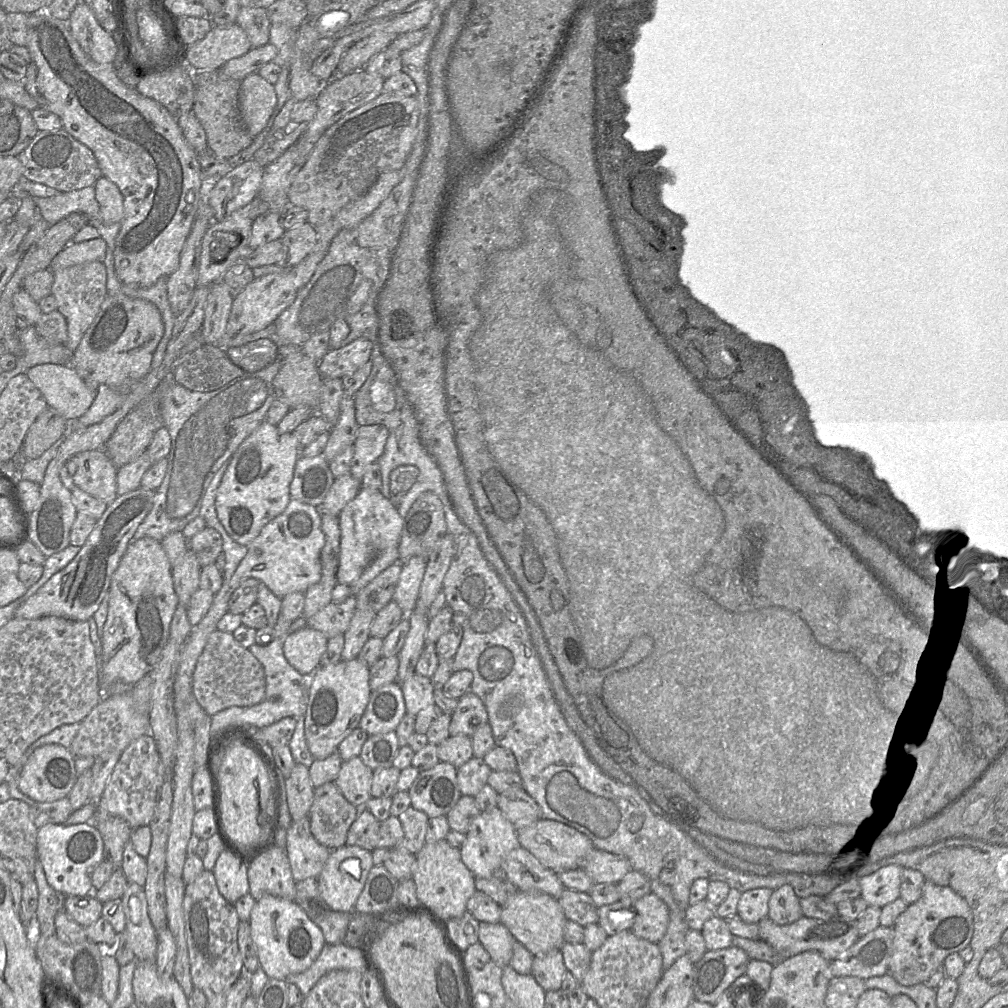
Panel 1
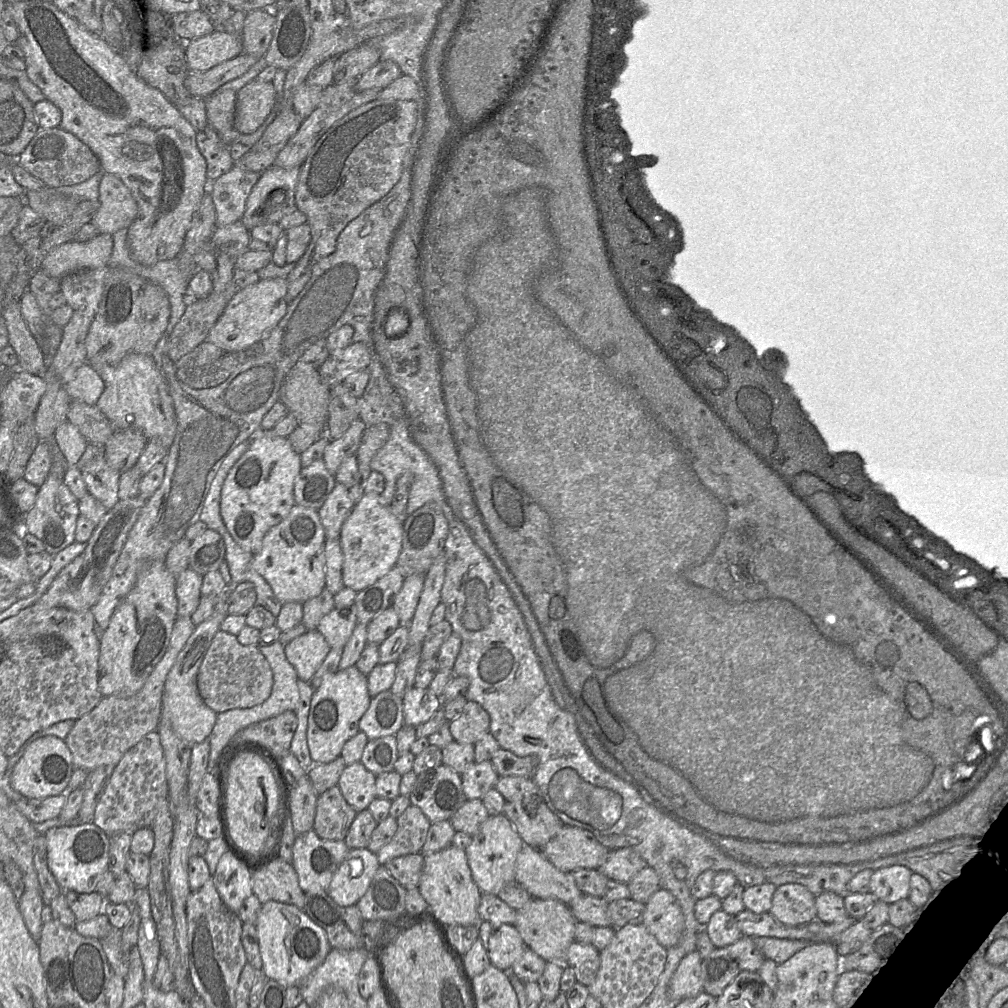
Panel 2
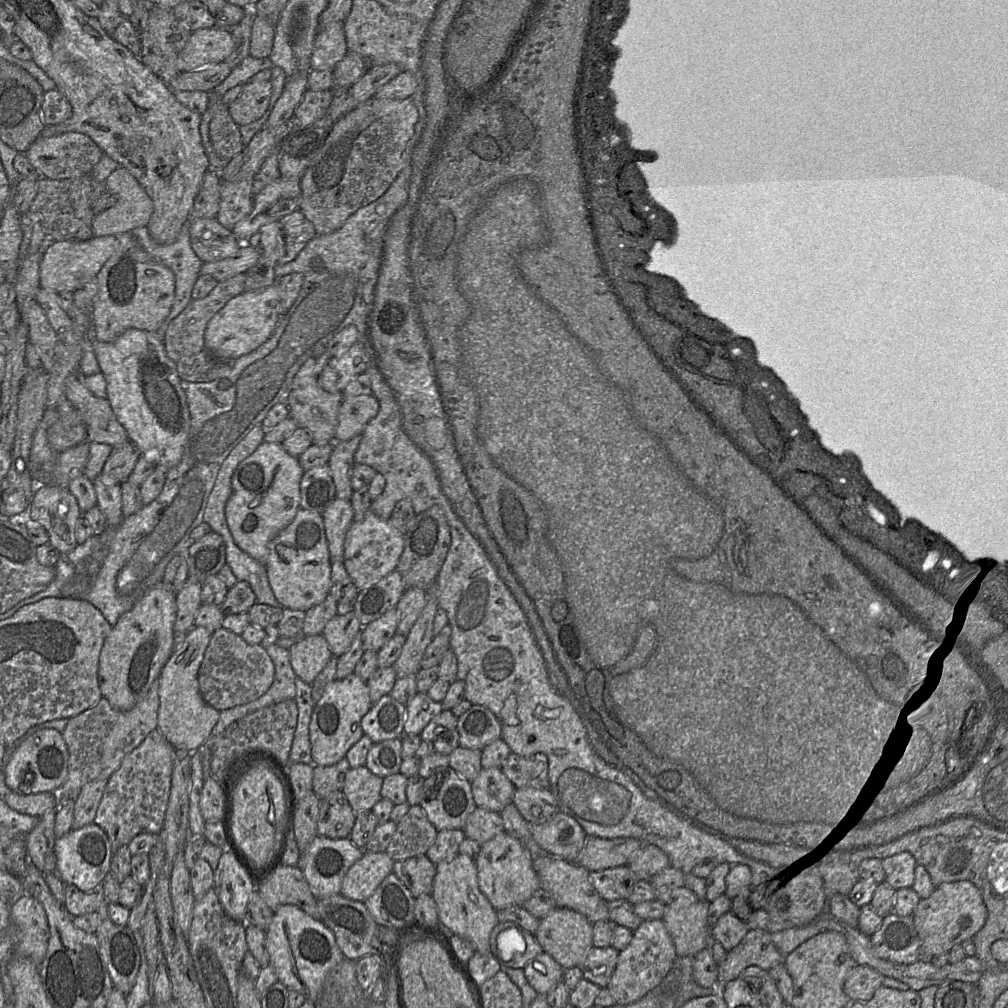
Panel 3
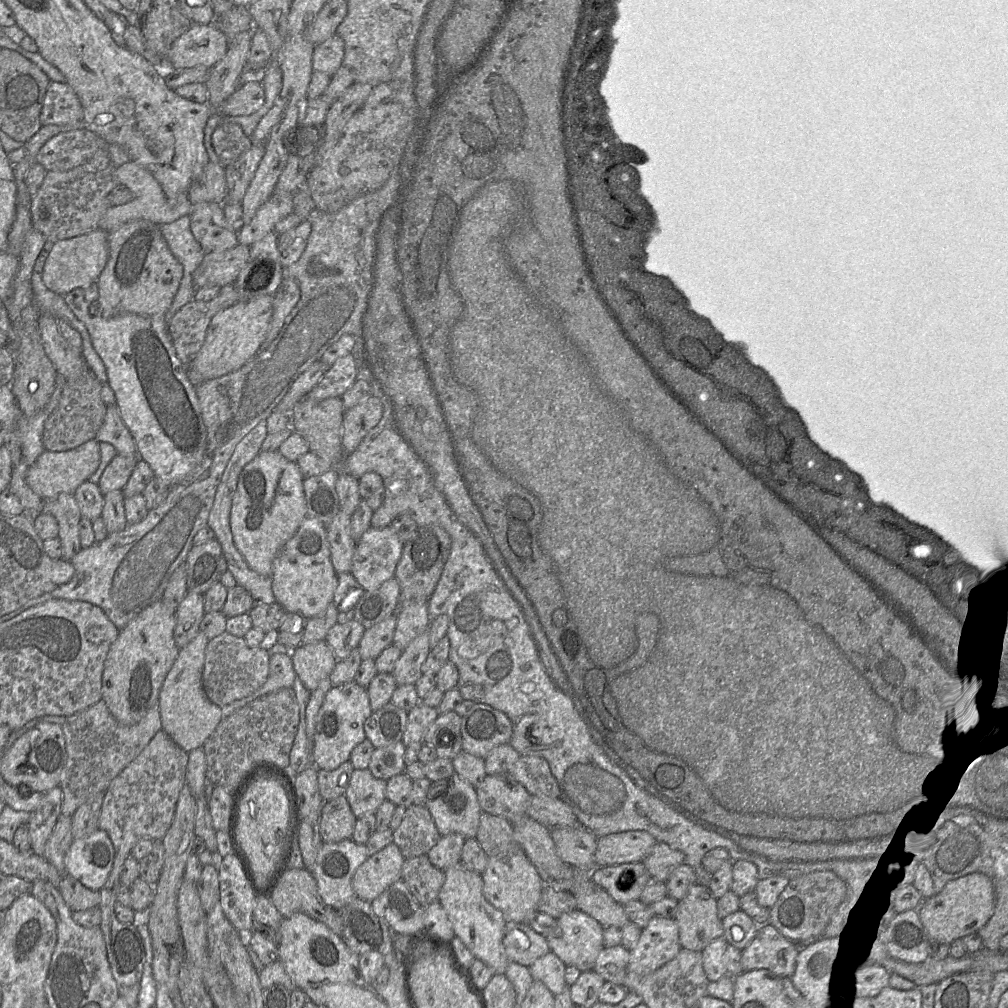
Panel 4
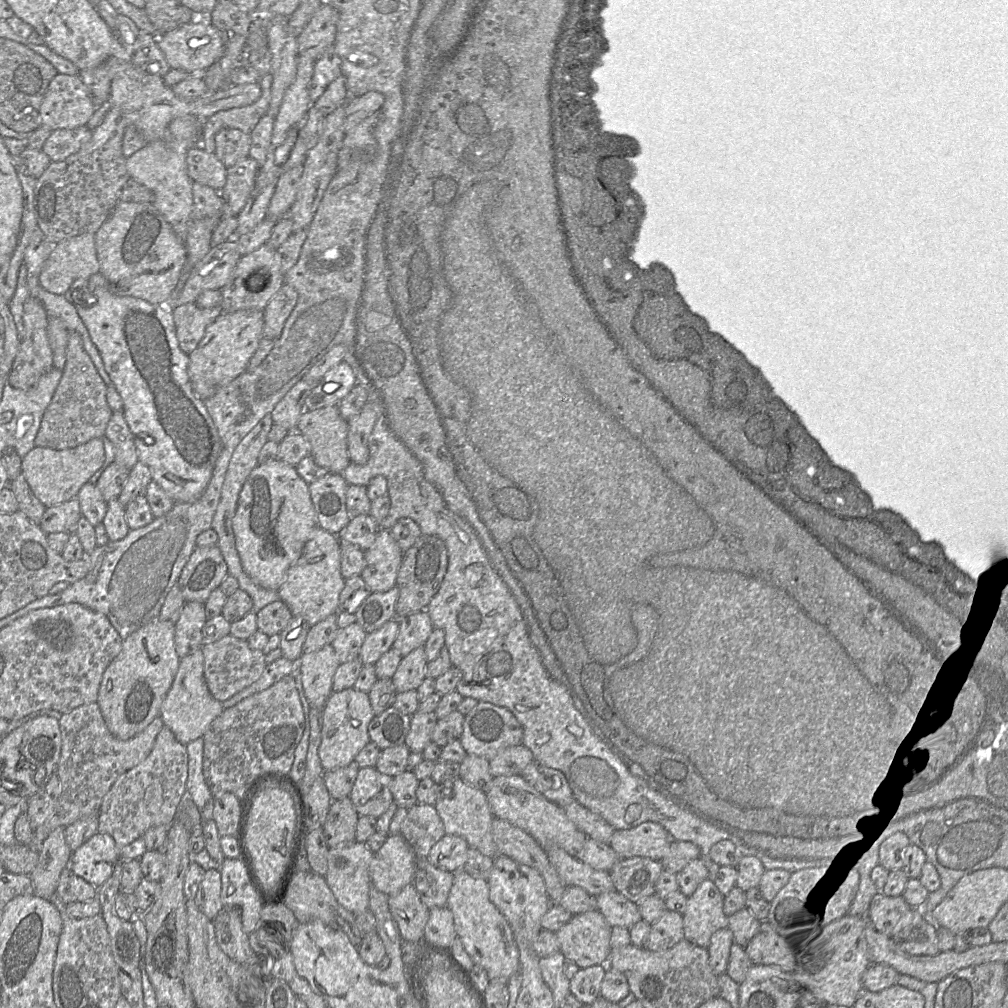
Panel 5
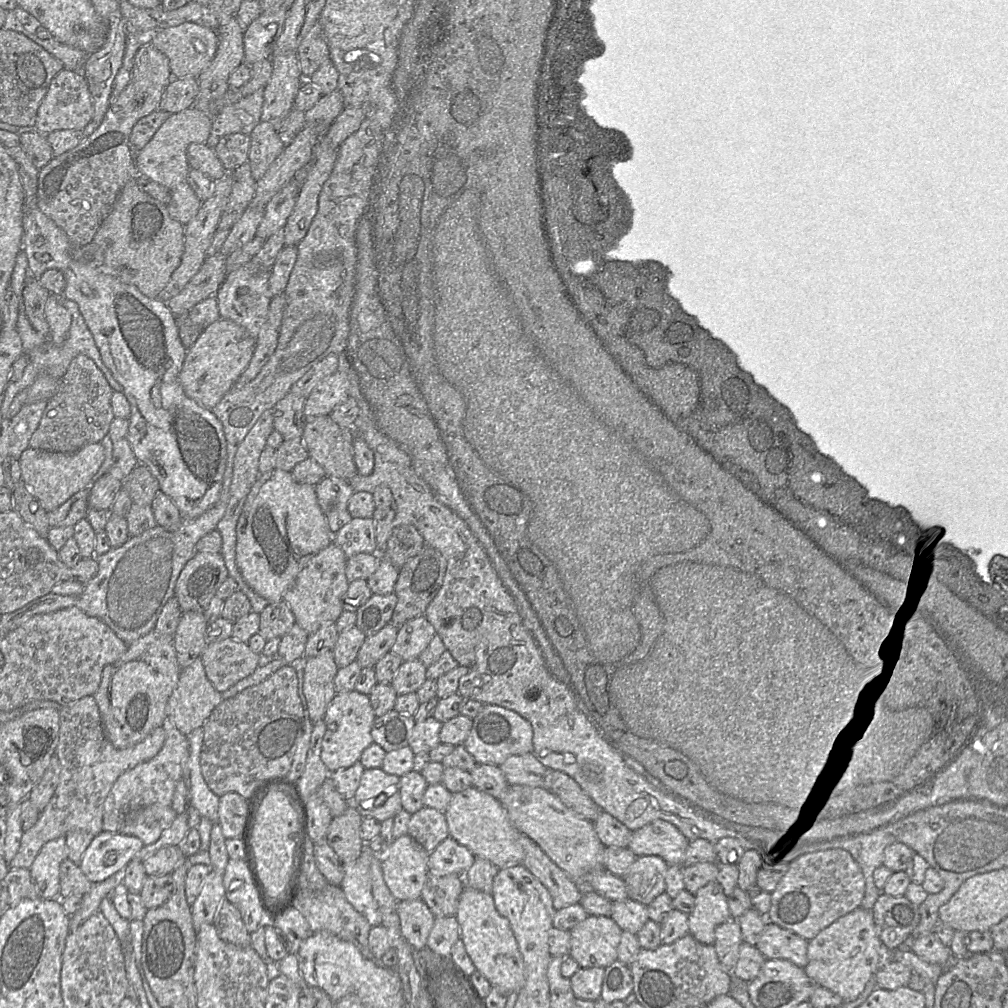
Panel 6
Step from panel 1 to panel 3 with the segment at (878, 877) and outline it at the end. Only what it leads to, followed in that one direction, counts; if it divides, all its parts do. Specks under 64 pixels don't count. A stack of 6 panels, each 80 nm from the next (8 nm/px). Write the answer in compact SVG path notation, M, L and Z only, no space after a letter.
M900 852L882 860L885 881L895 890L912 887L917 861L909 852Z

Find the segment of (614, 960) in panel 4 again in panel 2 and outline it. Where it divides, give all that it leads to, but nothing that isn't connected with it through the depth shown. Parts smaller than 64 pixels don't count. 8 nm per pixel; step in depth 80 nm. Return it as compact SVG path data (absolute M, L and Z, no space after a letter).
M575 941L569 946L566 965L573 969L577 982L589 986L595 980L600 963L600 951L593 945Z

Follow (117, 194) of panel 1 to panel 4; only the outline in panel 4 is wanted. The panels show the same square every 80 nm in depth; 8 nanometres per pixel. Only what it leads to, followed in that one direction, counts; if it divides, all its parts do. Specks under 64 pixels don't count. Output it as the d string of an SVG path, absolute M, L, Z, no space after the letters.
M128 161L114 171L114 177L119 185L128 187L132 193L131 201L115 207L109 207L103 217L100 219L98 229L105 232L111 230L134 220L148 220L158 225L164 223L171 223L183 216L190 215L192 203L189 200L188 194L185 194L185 199L178 201L176 204L170 204L163 192L163 189L154 176L144 167L135 162Z

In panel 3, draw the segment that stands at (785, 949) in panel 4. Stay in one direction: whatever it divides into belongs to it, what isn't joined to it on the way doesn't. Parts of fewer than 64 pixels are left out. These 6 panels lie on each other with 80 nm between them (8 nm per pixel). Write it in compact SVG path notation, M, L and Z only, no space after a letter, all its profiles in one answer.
M750 929L741 942L728 951L726 958L718 964L718 984L724 986L750 966L768 971L778 964L784 964L784 958L769 932L764 929Z

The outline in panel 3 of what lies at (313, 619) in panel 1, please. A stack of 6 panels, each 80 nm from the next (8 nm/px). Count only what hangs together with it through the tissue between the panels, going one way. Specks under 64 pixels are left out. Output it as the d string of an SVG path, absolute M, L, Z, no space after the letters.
M353 610L345 615L336 614L325 625L322 635L327 640L333 656L340 657L349 650L352 641L361 633L362 628Z

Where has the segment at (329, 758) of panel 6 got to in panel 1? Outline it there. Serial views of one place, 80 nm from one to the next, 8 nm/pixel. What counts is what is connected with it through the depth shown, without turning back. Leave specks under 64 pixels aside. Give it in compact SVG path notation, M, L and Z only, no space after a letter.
M359 658L341 660L336 664L320 666L309 677L309 701L305 712L304 734L314 760L322 760L337 751L339 744L355 728L368 704L369 666Z

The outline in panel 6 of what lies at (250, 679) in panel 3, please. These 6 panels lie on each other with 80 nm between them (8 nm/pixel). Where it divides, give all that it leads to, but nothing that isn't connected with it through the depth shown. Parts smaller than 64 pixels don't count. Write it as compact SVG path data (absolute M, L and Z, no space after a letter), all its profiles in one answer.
M233 637L207 643L200 657L207 679L220 693L252 674L259 660L259 654L251 651L247 643Z

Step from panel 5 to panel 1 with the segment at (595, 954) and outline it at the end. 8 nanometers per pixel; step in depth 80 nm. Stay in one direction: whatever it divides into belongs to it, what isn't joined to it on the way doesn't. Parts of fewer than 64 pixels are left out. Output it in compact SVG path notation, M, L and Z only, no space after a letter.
M517 891L502 906L500 923L524 945L533 955L541 955L554 949L560 949L565 943L564 926L566 918L556 898L540 892Z

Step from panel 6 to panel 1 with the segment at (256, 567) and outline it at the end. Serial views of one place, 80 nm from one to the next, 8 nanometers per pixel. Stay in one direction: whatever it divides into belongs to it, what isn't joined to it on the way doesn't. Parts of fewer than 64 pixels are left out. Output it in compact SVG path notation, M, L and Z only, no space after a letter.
M266 420L238 447L217 490L217 516L230 537L248 546L263 527L287 507L290 484L301 447L294 433L281 434Z

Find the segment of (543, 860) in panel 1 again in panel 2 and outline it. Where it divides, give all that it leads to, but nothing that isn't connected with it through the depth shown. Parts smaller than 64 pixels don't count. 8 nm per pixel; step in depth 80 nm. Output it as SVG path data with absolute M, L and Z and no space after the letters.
M565 825L540 851L557 869L572 873L581 869L598 869L611 850L603 846L591 832Z

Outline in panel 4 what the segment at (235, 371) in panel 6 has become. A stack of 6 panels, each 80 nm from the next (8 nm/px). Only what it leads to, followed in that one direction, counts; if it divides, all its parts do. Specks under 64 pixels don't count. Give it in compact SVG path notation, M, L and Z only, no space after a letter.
M268 295L247 302L237 301L211 319L205 341L189 364L204 381L234 372L258 354L269 329L273 314L273 300L274 296Z

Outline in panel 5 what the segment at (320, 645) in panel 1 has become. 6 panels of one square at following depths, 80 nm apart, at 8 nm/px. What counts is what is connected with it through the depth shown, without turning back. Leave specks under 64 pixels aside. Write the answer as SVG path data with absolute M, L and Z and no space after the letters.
M331 645L314 652L303 652L299 658L299 671L310 708L324 708L333 693L333 678L339 665L340 662Z

